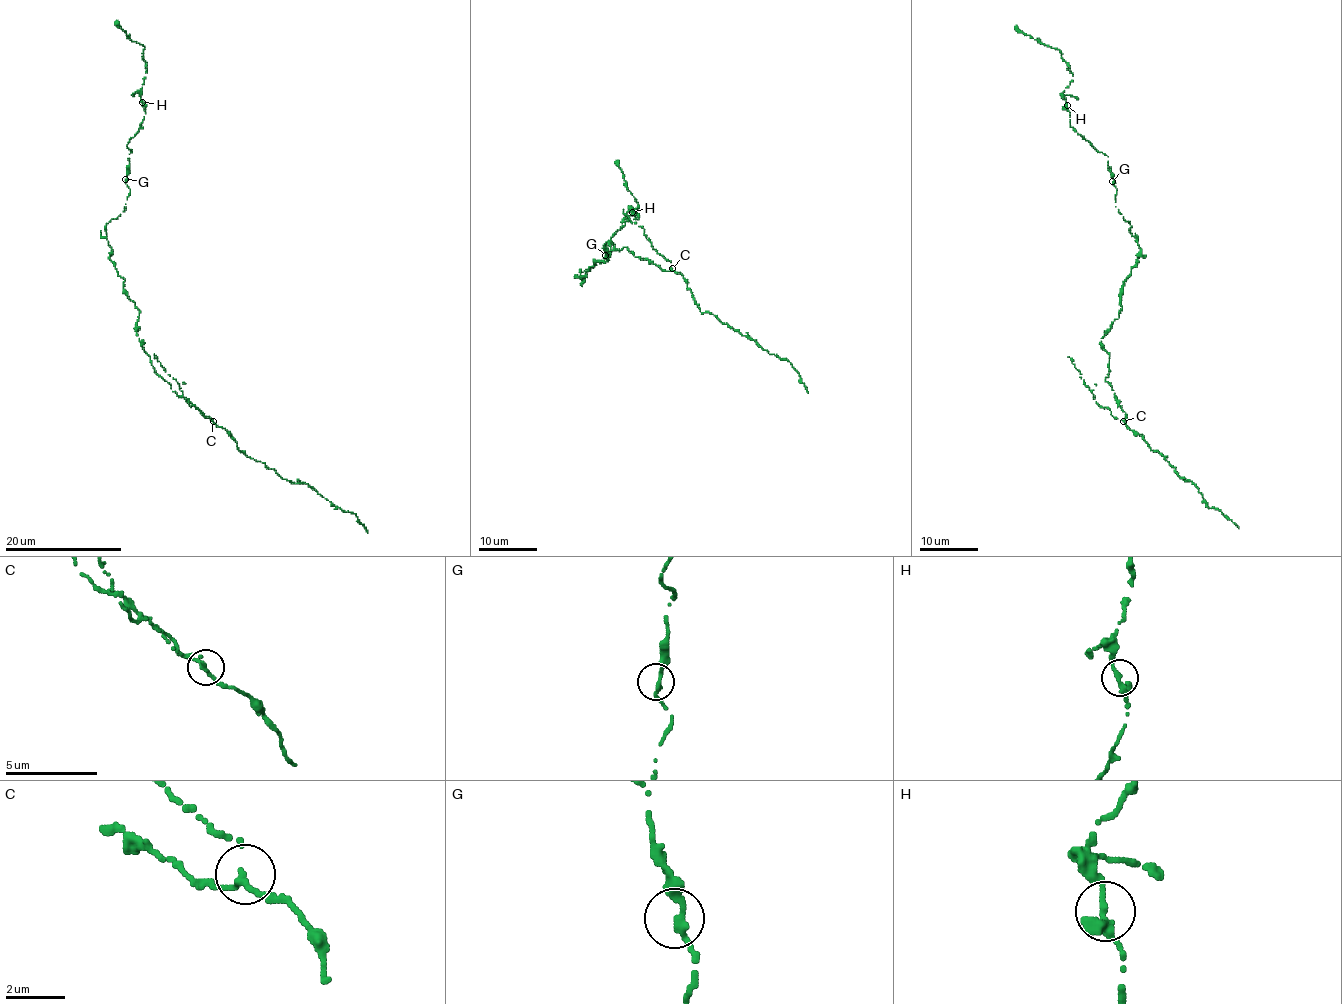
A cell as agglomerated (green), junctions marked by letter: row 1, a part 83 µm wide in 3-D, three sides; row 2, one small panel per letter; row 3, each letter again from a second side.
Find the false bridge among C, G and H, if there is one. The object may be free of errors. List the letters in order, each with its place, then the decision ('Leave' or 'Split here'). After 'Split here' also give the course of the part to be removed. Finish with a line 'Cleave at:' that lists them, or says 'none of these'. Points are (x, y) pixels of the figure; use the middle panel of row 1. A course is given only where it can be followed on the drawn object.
C: Place: (672, 268). Leave
G: Place: (605, 255). Leave
H: Place: (632, 212). Leave
Cleave at: none of these

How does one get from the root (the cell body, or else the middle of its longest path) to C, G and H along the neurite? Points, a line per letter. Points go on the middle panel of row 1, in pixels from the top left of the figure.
C: (606, 260), (607, 242), (612, 250), (626, 247), (635, 257), (647, 258), (661, 269), (669, 271), (672, 268)
G: (606, 260), (595, 262), (581, 279), (581, 270), (590, 269), (603, 258), (609, 259), (605, 255)
H: (606, 260), (595, 262), (581, 279), (581, 270), (609, 259), (611, 238), (632, 213)

